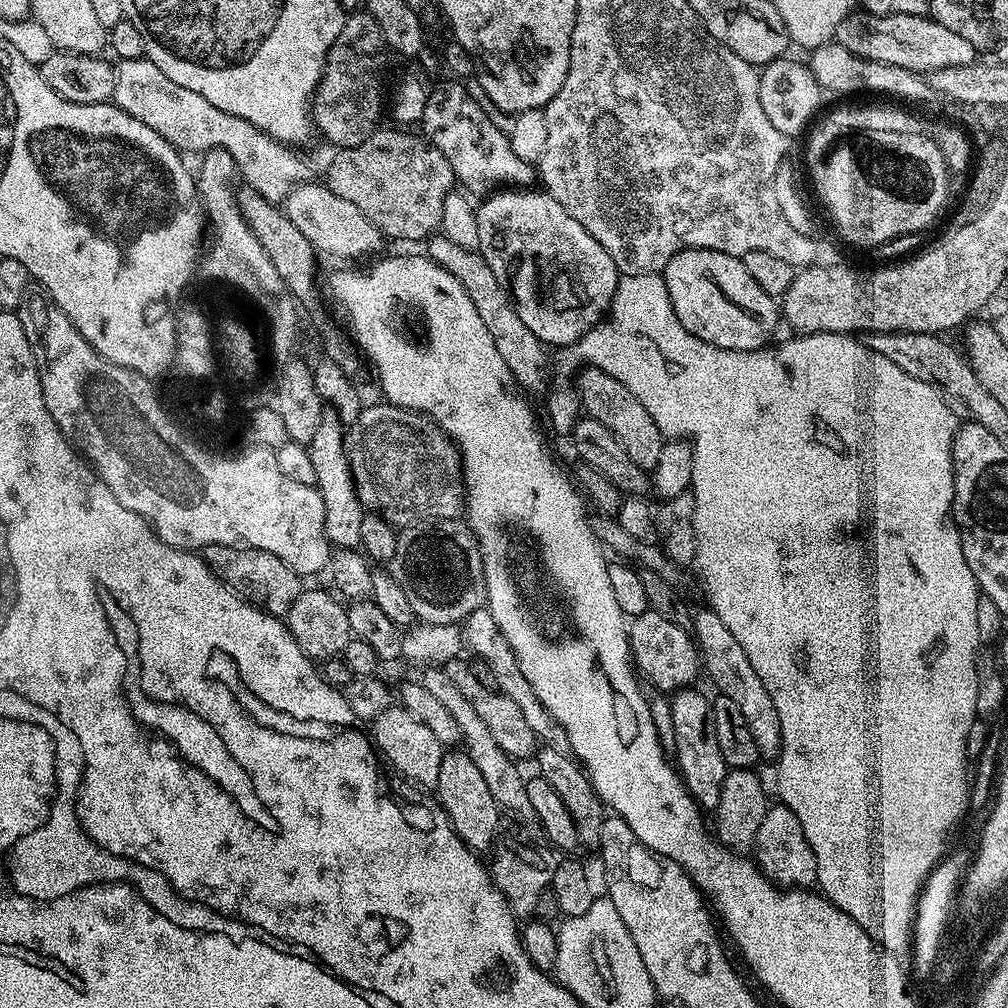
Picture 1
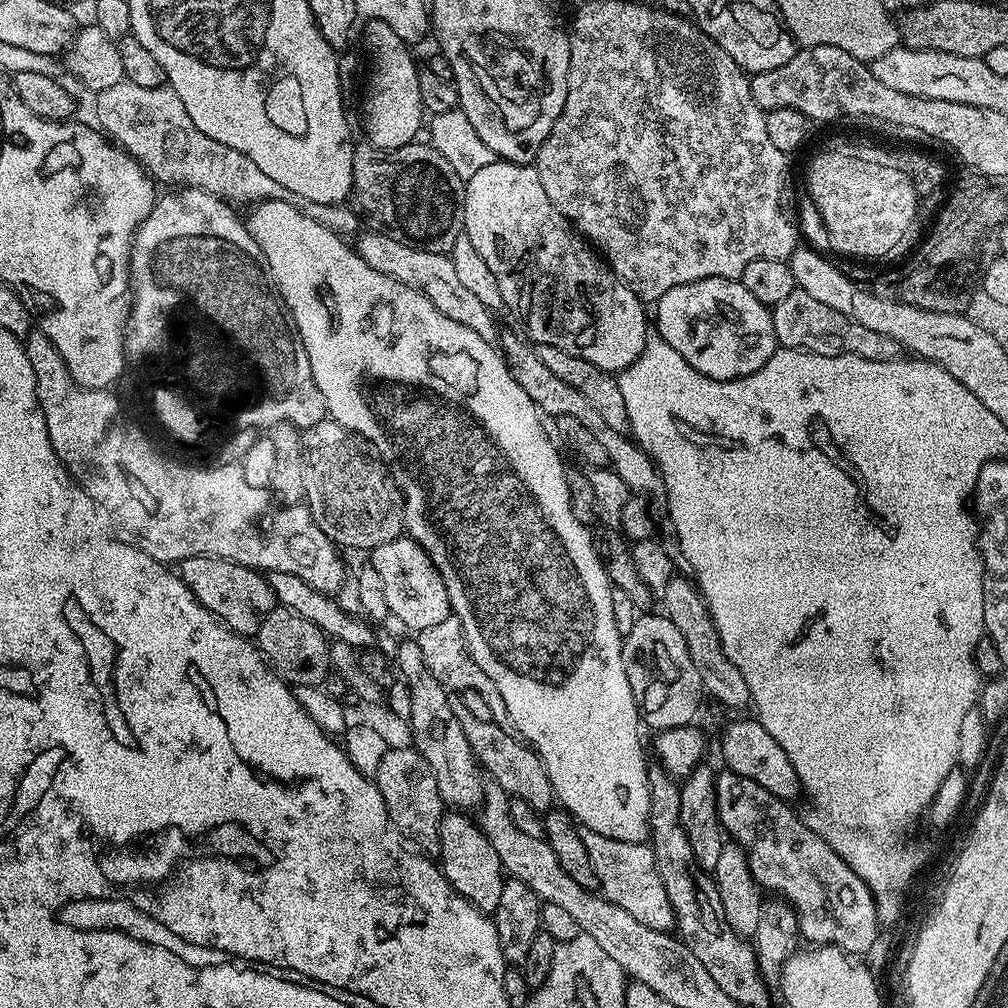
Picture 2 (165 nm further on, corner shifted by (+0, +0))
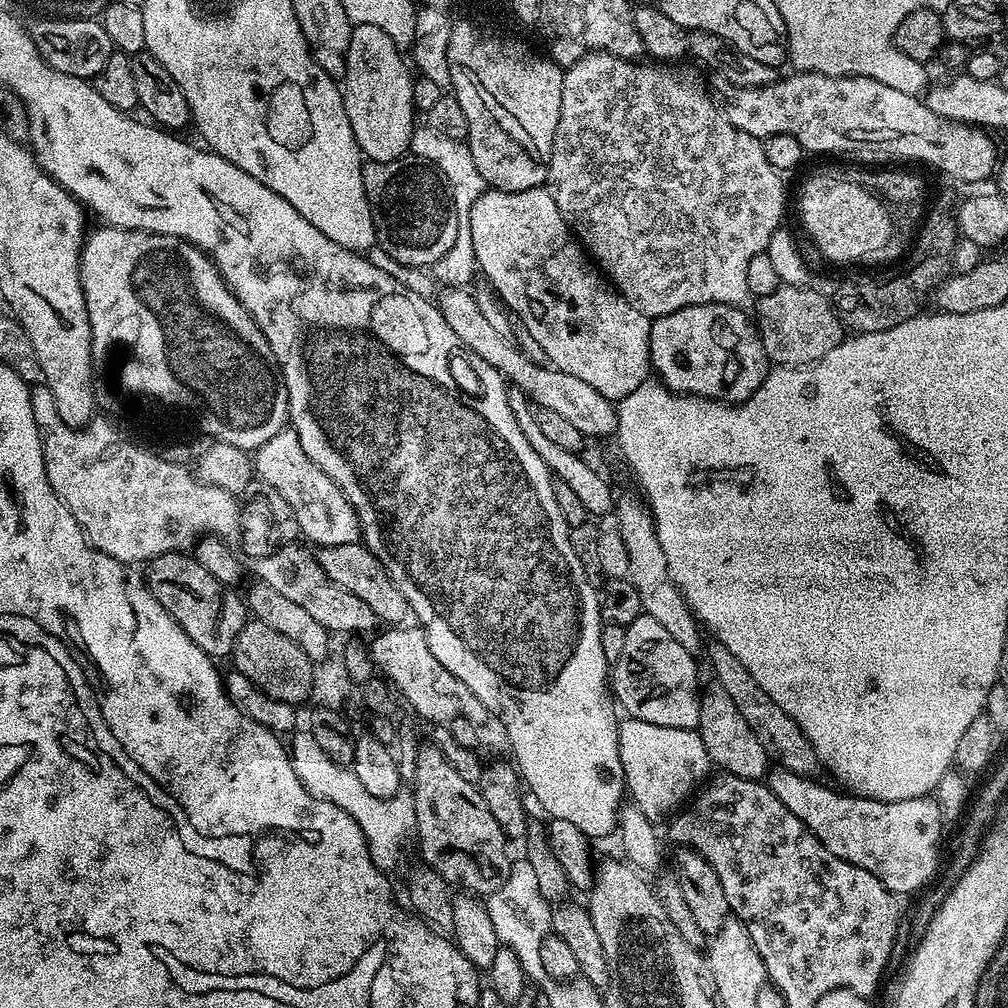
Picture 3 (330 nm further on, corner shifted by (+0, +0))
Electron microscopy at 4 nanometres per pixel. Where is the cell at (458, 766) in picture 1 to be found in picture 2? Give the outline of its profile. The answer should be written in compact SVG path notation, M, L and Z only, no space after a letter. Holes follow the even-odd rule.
M460 810L445 811L440 820L438 863L450 886L454 886L454 890L462 894L462 898L466 898L479 912L492 914L495 913L498 901L502 899L506 876L500 867L500 859L494 846L490 846L479 823L468 816L471 815Z

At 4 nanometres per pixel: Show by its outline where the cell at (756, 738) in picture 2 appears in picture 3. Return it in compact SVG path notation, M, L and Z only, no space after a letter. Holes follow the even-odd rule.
M779 766L769 767L766 773L766 783L774 798L778 798L778 802L782 802L782 806L786 806L786 810L790 810L794 818L798 818L808 827L810 834L814 834L814 838L818 838L818 842L826 846L830 854L874 874L874 878L883 882L893 894L915 893L928 884L927 880L936 872L936 855L940 850L942 852L940 808L931 795L909 800L867 800L865 796L849 794L835 787L827 788L826 785L811 780L812 778L811 775Z

